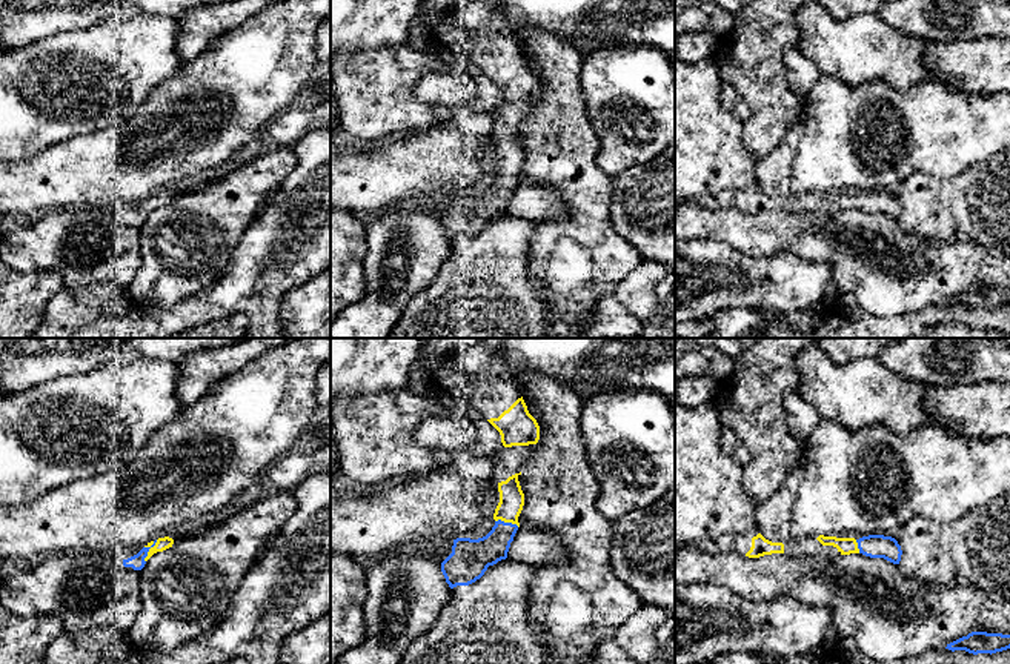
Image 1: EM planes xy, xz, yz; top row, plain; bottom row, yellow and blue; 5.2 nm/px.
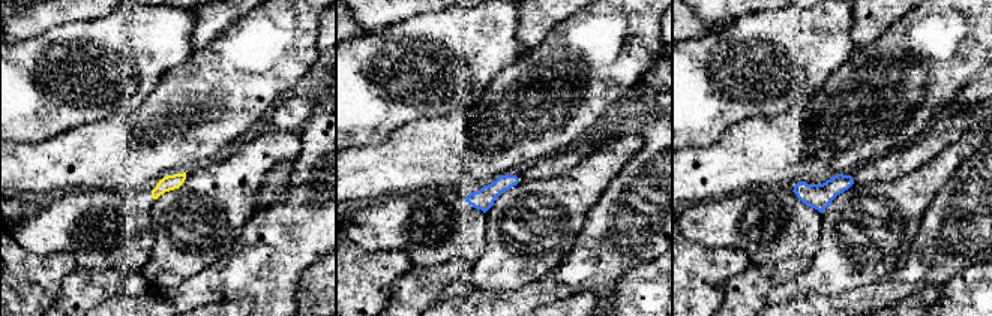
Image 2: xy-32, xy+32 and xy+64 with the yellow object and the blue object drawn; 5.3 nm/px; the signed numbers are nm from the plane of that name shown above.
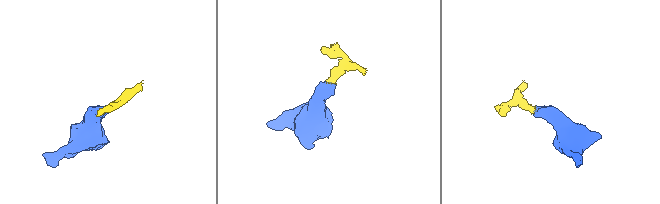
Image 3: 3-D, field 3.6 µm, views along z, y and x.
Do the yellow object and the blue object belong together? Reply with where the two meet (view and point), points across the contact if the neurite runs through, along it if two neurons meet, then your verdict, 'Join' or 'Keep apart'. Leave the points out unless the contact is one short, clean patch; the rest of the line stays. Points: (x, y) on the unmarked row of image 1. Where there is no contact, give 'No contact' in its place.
Touches yellow at xy (149, 206). Path across: xy (165, 199), (149, 206), (137, 217). Join

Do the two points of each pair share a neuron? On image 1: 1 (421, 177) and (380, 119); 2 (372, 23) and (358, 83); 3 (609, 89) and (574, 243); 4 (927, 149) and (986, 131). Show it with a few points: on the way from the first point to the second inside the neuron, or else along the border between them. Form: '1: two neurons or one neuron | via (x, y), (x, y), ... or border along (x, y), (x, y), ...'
1: two neurons | border along (438, 123), (403, 134)
2: two neurons | border along (402, 45), (346, 51)
3: two neurons | border along (584, 103), (600, 143), (597, 163), (607, 172)
4: one neuron | via (941, 136), (946, 131), (972, 131)

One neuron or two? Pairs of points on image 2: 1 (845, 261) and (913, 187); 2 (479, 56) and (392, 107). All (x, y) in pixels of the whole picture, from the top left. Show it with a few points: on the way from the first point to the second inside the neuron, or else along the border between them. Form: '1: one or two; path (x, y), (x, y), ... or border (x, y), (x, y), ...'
1: one; path (859, 243), (895, 205)
2: one; path (458, 81), (452, 101), (417, 107)

